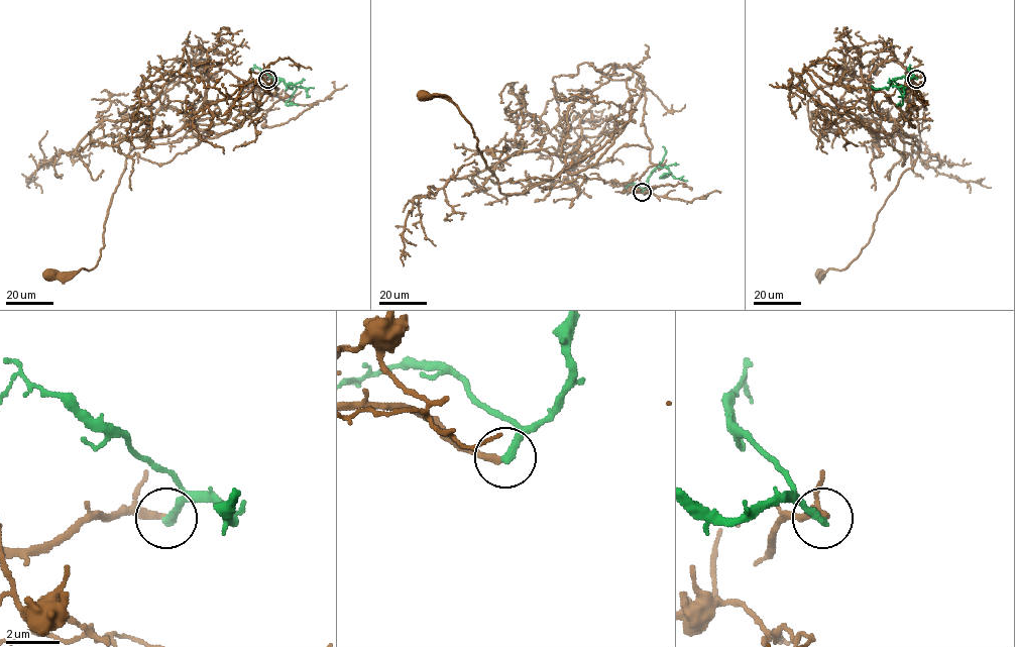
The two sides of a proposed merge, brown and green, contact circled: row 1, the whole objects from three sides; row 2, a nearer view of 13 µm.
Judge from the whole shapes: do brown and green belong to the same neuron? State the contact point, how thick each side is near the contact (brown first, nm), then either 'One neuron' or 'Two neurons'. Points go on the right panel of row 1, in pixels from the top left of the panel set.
Place: (916, 79). Thickness 280 nm (brown) against 320 nm. Two neurons

